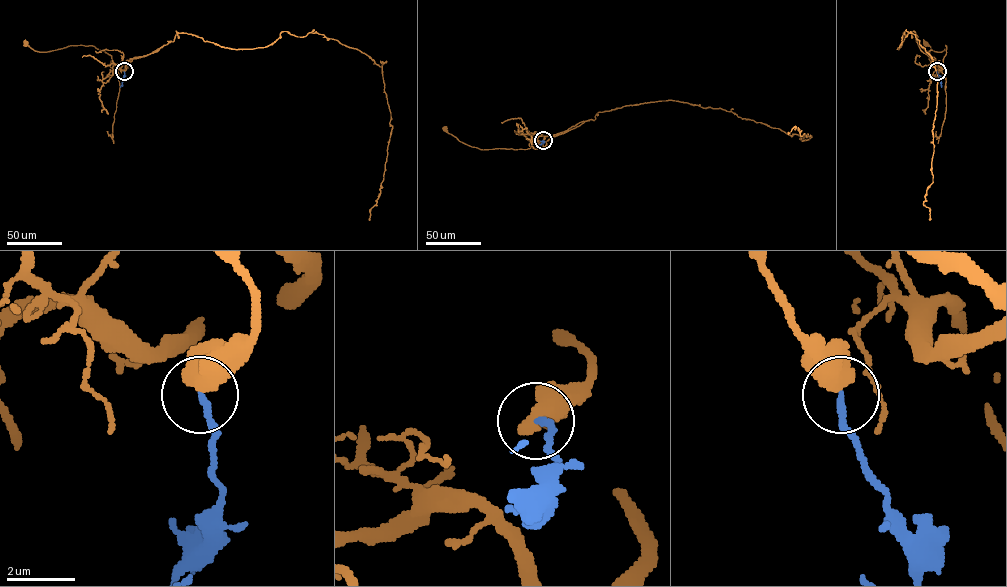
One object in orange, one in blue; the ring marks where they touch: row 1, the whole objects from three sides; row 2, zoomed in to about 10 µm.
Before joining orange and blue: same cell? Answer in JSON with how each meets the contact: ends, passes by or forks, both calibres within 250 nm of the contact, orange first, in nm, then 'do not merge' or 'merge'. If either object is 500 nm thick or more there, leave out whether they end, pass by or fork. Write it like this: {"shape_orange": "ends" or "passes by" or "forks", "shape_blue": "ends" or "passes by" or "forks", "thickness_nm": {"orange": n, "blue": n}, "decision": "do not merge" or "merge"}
{"thickness_nm": {"orange": 700, "blue": 190}, "decision": "do not merge"}

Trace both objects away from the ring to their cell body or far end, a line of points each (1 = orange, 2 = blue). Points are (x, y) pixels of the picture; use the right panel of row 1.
1: (937, 71), (933, 63), (941, 69), (946, 45), (941, 52), (935, 52), (925, 44)
2: (937, 71), (941, 87)

